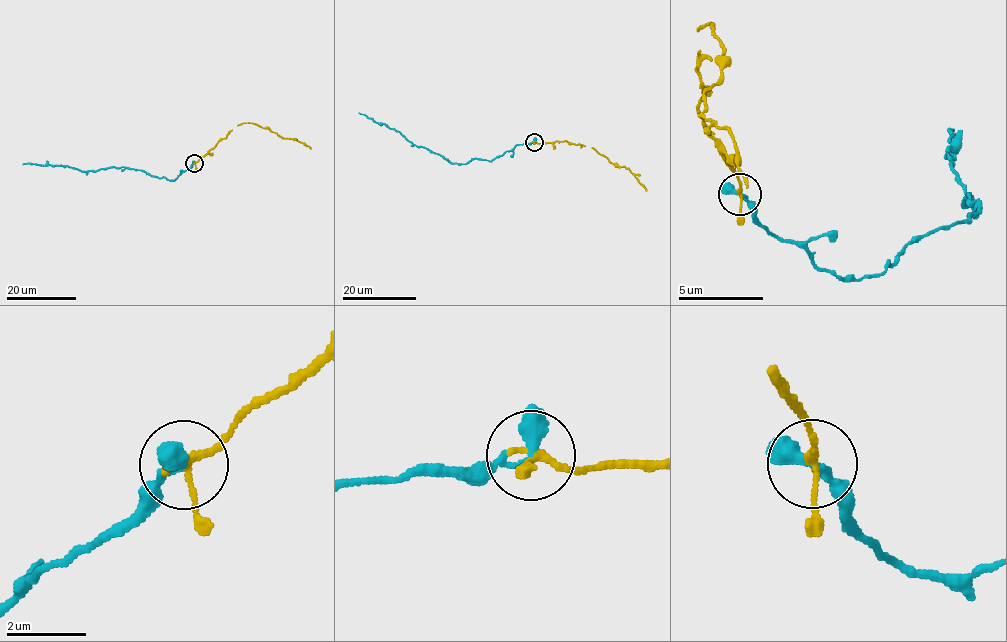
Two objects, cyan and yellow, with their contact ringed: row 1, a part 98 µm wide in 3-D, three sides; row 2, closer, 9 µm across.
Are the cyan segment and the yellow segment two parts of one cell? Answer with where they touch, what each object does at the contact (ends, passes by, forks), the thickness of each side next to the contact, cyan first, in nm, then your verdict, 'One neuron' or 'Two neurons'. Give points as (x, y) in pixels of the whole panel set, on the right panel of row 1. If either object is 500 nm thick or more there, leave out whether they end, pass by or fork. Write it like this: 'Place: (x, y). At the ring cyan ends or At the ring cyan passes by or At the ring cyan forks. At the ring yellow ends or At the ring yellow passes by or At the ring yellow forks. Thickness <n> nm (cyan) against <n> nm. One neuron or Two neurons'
Place: (740, 194). At the ring cyan passes by. At the ring yellow passes by. Thickness 300 nm (cyan) against 160 nm. One neuron

